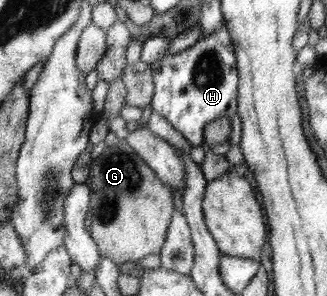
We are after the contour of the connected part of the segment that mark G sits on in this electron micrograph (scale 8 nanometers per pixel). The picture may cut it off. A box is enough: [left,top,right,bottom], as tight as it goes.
[86,141,174,265]

